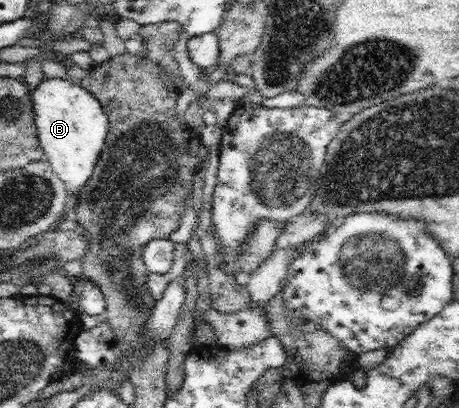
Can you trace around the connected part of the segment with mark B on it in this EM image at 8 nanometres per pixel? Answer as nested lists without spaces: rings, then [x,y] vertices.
[[[44,78],[40,84],[30,88],[33,103],[33,118],[36,124],[39,145],[58,179],[66,186],[67,193],[78,202],[78,194],[84,189],[94,172],[98,156],[108,134],[108,115],[102,110],[98,99],[80,82],[64,78]]]

